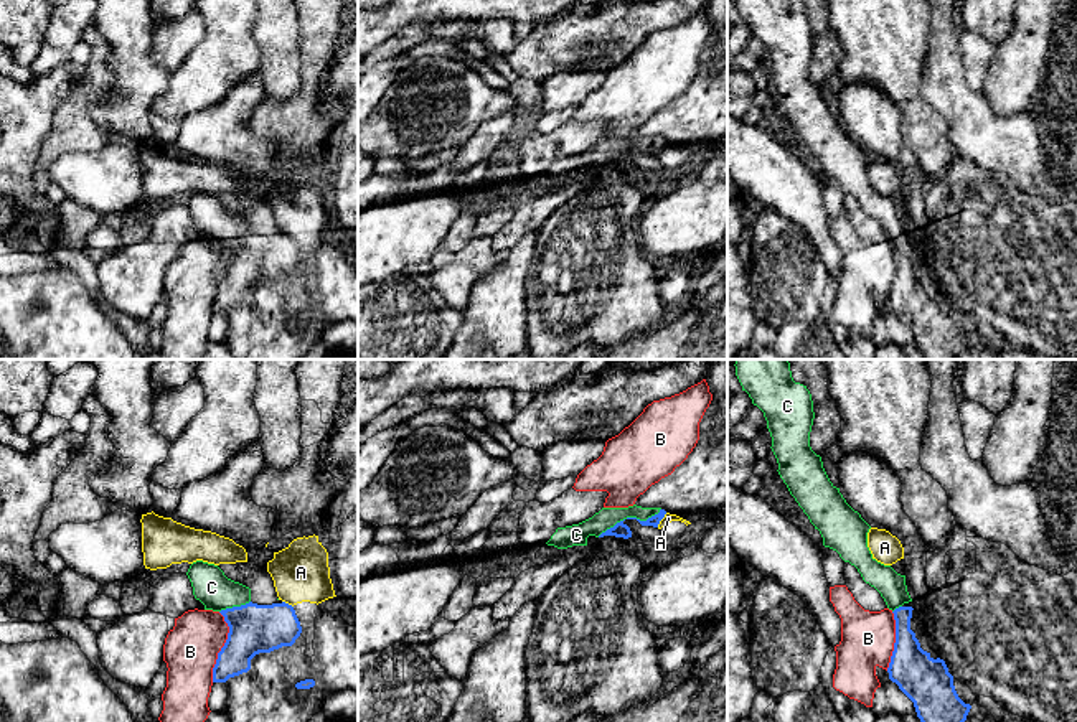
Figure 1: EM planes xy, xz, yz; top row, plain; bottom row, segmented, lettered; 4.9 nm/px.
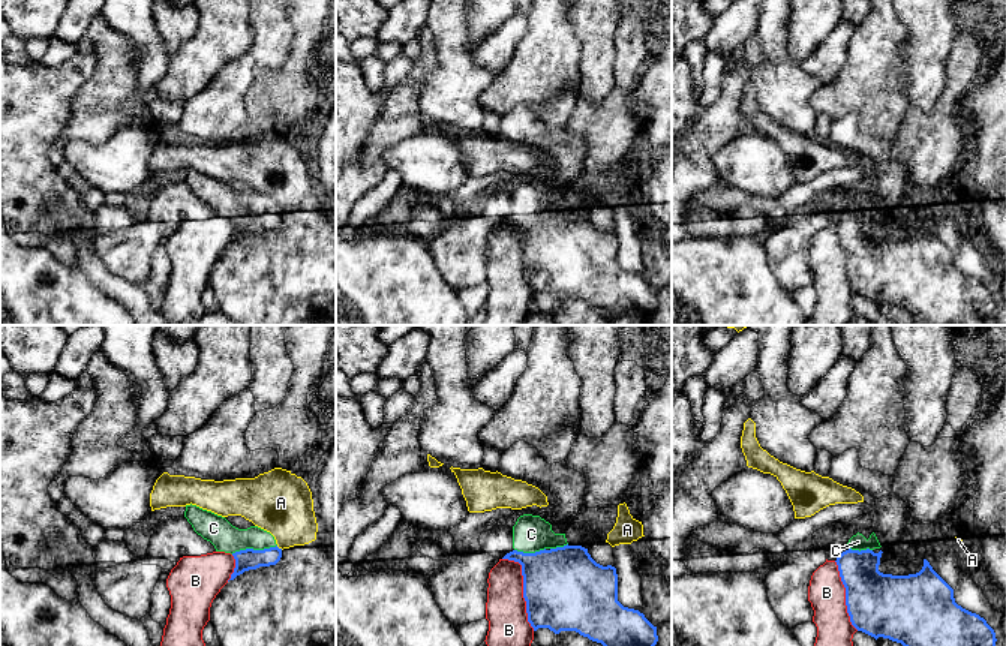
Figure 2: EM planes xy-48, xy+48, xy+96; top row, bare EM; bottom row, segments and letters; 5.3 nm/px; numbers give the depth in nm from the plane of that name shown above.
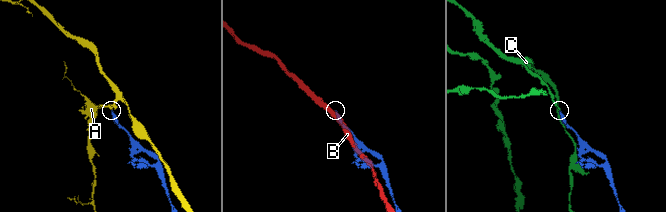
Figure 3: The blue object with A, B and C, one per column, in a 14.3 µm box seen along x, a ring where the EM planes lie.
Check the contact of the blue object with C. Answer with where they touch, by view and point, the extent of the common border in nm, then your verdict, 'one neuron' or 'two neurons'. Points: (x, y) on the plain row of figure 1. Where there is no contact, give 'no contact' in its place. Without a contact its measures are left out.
meets blue in xz at (629, 149); contact 340 nm long; one neuron

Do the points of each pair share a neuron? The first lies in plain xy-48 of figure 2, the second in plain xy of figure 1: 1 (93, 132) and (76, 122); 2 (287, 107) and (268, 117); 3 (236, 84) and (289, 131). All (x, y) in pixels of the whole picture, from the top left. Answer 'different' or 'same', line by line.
1: same
2: same
3: different

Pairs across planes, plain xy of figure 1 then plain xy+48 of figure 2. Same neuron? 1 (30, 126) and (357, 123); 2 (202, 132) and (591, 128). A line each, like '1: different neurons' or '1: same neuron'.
1: same neuron
2: different neurons

